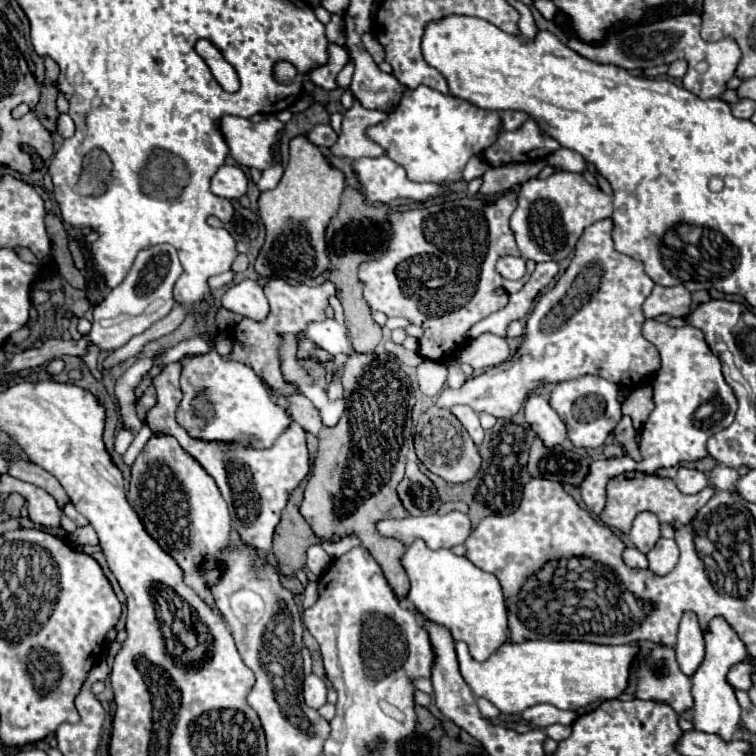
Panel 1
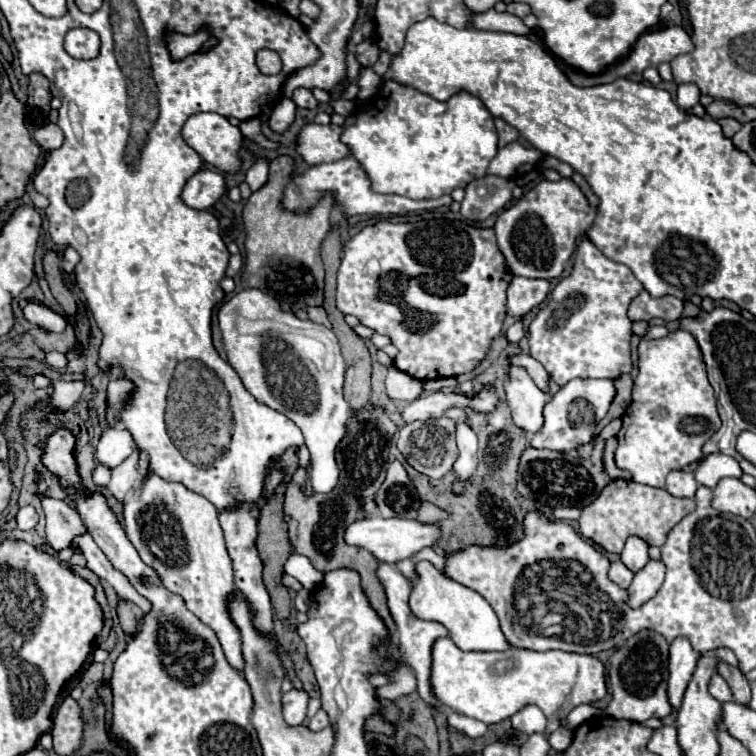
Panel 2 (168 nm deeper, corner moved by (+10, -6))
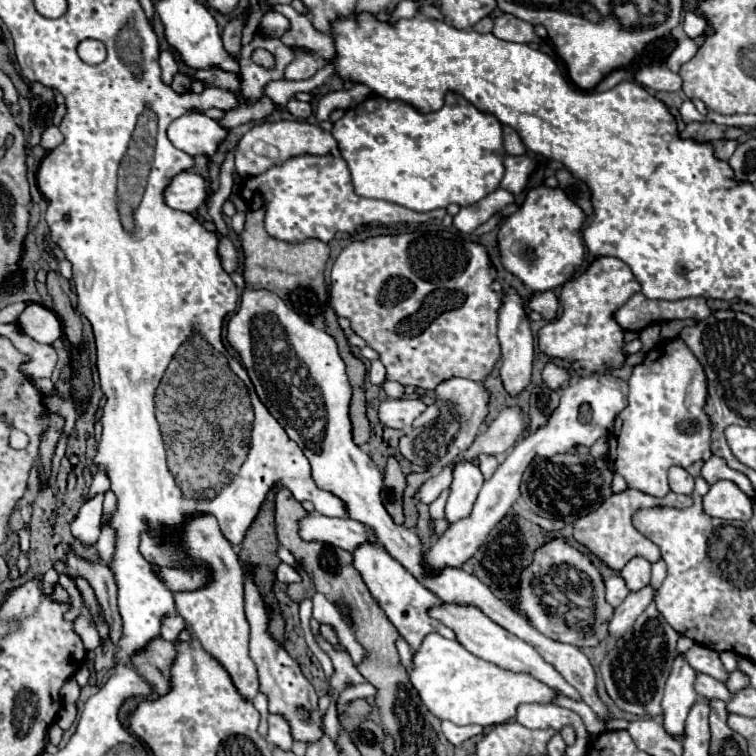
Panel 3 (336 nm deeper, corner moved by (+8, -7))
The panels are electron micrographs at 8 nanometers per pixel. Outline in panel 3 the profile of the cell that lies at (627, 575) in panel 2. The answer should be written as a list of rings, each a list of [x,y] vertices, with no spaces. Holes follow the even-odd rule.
[[[612,575],[608,581],[606,581],[606,601],[612,605],[612,607],[618,607],[624,597],[630,593],[626,581],[622,581],[622,575]]]

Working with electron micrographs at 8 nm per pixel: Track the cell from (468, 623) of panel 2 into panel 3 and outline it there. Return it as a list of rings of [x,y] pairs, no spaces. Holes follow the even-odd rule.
[[[440,603],[436,607],[430,607],[428,615],[434,617],[434,619],[438,619],[438,621],[442,621],[446,627],[450,627],[456,633],[456,639],[462,643],[462,647],[468,649],[472,655],[476,655],[480,659],[486,659],[490,663],[496,663],[496,665],[500,665],[504,669],[510,669],[510,671],[530,673],[538,681],[542,681],[548,687],[556,689],[558,693],[562,693],[566,697],[572,697],[572,699],[580,699],[578,691],[572,685],[568,685],[564,681],[564,677],[552,665],[548,665],[546,661],[542,661],[542,657],[530,645],[526,645],[526,641],[514,637],[512,633],[506,633],[506,629],[502,629],[500,625],[494,625],[494,621],[490,621],[490,617],[486,617],[476,605]]]

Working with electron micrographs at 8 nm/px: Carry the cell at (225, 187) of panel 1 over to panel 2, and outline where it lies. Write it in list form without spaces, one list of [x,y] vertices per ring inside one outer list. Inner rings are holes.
[[[200,170],[190,176],[182,188],[182,202],[196,210],[208,210],[226,192],[226,182],[218,172]]]

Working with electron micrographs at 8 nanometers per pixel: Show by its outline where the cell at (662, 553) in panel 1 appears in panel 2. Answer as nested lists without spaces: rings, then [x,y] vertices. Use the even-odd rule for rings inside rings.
[[[650,560],[640,572],[634,574],[634,580],[628,588],[628,600],[626,604],[630,608],[640,608],[644,602],[654,598],[654,594],[660,590],[664,582],[664,564]]]

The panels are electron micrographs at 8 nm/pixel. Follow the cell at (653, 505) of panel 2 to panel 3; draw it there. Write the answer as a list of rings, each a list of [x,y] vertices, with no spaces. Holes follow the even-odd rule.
[[[626,489],[622,493],[614,493],[608,497],[594,513],[588,513],[586,517],[580,517],[574,523],[574,539],[582,545],[586,545],[594,555],[598,555],[608,567],[620,571],[632,557],[642,555],[650,563],[660,559],[660,549],[642,533],[636,531],[632,517],[638,509],[652,509],[652,507],[676,507],[684,509],[692,505],[692,497],[688,495],[678,495],[678,493],[668,493],[666,497],[650,497],[648,493],[642,493],[638,489]]]

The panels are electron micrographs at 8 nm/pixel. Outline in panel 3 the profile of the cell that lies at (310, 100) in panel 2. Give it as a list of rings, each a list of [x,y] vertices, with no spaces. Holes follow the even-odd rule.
[[[292,97],[292,99],[288,101],[288,111],[290,111],[294,117],[306,119],[306,117],[312,115],[312,105],[310,105],[310,103],[304,103],[304,101],[298,101],[296,97]]]

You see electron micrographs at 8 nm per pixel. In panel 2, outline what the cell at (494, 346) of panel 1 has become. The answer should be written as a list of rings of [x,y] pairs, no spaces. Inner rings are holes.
[[[528,354],[512,356],[510,360],[516,360],[516,364],[524,364],[524,368],[526,368],[528,374],[530,374],[530,378],[536,382],[536,386],[538,386],[542,392],[548,392],[548,380],[550,380],[550,376],[548,376],[548,372],[544,370],[544,366],[542,366],[538,360],[534,360],[534,358],[528,356]]]

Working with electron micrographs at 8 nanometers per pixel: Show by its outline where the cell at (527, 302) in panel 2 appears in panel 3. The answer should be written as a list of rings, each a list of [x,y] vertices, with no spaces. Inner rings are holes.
[[[552,291],[546,293],[534,293],[532,299],[526,303],[532,311],[538,311],[546,321],[552,321],[556,317],[556,309],[558,309],[558,299]]]

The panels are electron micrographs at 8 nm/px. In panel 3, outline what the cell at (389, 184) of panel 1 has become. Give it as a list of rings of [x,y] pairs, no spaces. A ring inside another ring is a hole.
[[[300,155],[292,157],[280,165],[270,167],[268,171],[248,177],[242,183],[240,195],[244,201],[256,209],[266,201],[266,231],[282,241],[298,243],[308,237],[316,237],[324,243],[332,239],[338,231],[350,233],[362,223],[424,223],[434,217],[444,217],[446,209],[434,209],[430,213],[418,213],[406,209],[402,205],[394,205],[382,199],[366,199],[354,193],[354,185],[350,181],[350,169],[340,155]]]

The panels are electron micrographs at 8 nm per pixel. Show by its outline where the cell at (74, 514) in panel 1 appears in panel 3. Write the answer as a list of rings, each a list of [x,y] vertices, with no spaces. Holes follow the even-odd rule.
[[[174,613],[174,617],[166,617],[166,621],[162,621],[162,629],[160,629],[160,635],[166,639],[166,641],[174,641],[176,635],[186,627],[186,621]]]

